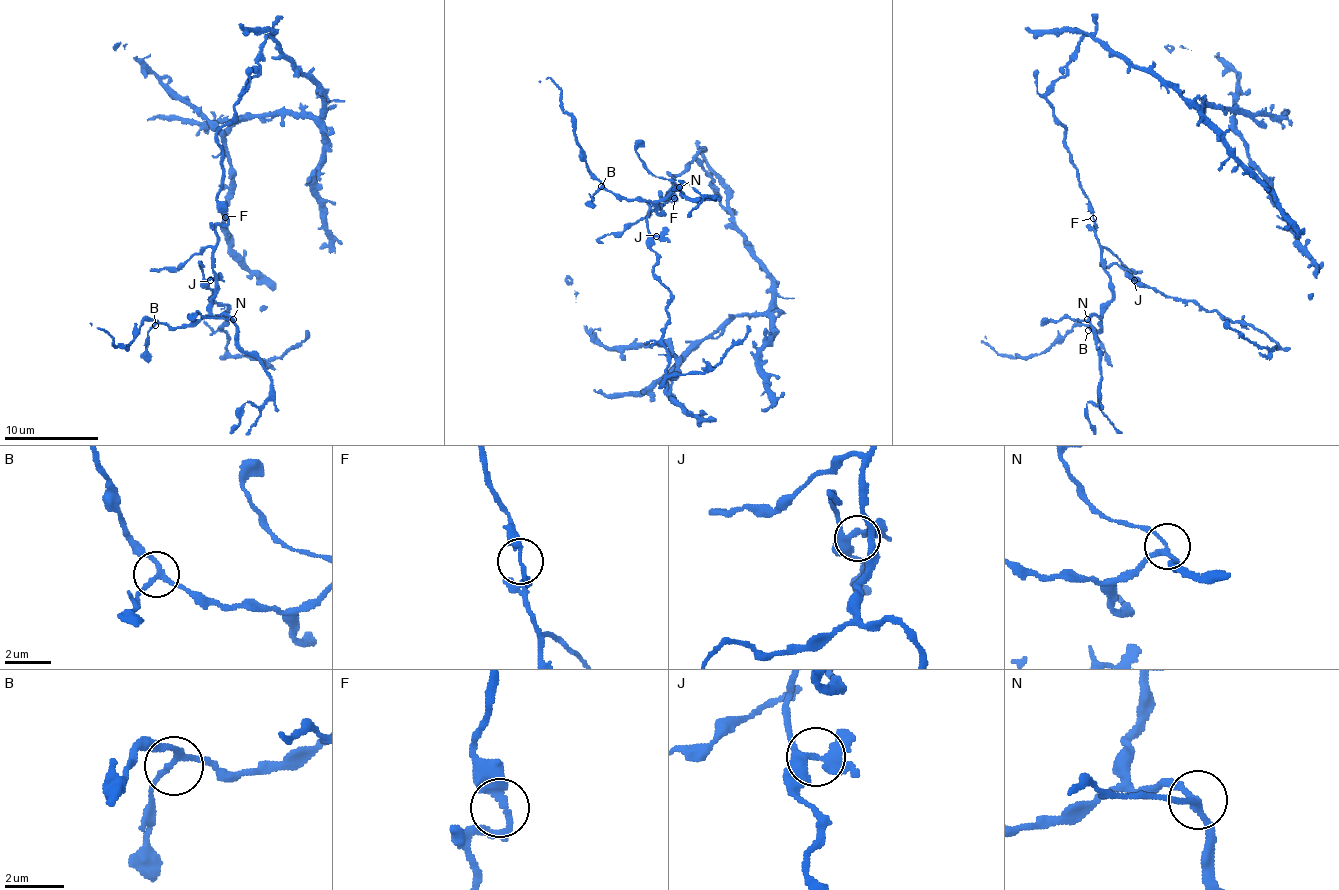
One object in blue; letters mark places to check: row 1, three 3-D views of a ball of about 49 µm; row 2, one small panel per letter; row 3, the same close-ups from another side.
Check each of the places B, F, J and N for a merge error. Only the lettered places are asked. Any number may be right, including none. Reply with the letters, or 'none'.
N

